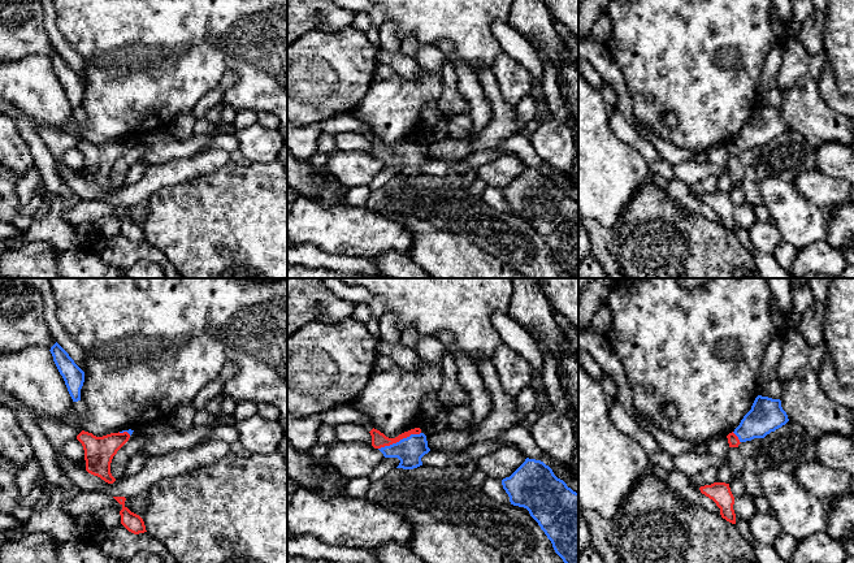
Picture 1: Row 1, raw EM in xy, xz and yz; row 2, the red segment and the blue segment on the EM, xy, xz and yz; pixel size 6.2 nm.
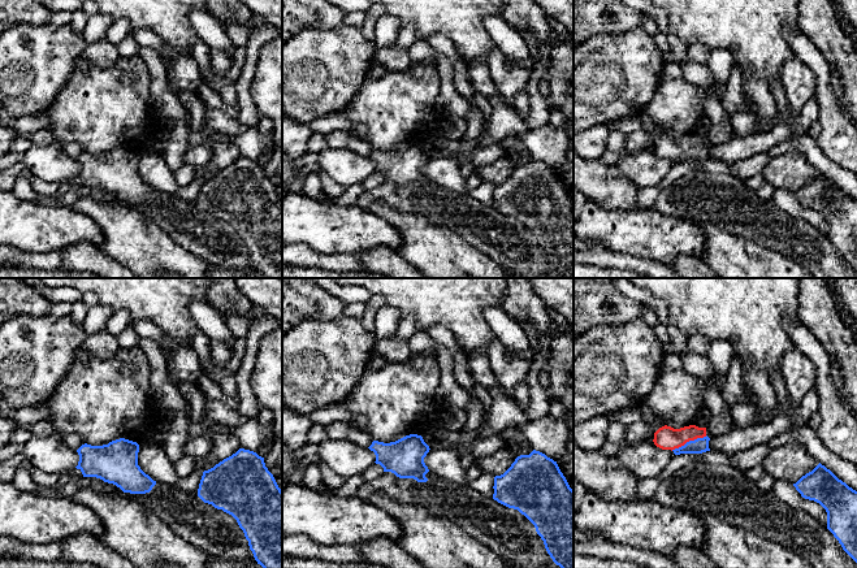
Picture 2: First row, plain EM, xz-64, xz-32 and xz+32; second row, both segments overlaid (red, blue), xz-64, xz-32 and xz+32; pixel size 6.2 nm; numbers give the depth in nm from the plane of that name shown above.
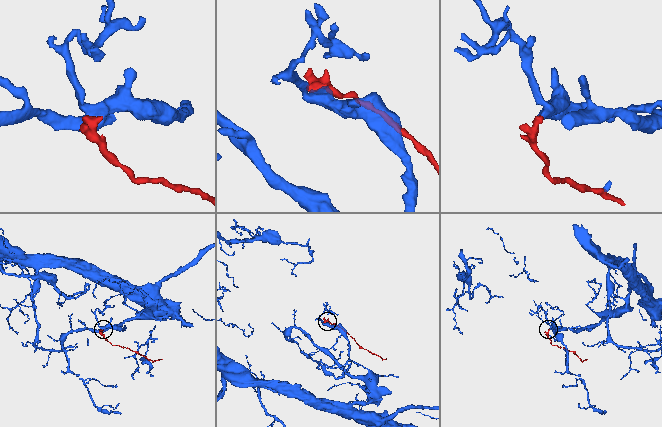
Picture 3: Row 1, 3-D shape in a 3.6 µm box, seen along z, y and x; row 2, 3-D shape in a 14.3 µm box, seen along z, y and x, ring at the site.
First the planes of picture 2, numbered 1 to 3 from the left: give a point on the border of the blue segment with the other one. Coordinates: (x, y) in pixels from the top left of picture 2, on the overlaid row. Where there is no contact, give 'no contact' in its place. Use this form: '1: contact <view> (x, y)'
1: no contact
2: no contact
3: contact xz+32 (688, 441)

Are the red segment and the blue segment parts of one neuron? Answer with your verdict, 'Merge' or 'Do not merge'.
Merge

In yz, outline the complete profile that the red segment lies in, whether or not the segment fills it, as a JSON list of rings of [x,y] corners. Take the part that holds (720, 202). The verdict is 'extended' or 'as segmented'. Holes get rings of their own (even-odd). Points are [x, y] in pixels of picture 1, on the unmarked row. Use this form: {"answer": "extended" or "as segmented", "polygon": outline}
{"answer": "as segmented", "polygon": [[[714,191],[699,196],[701,202],[712,208],[720,217],[720,224],[727,230],[736,233],[736,222],[733,218],[734,205],[729,192]]]}

